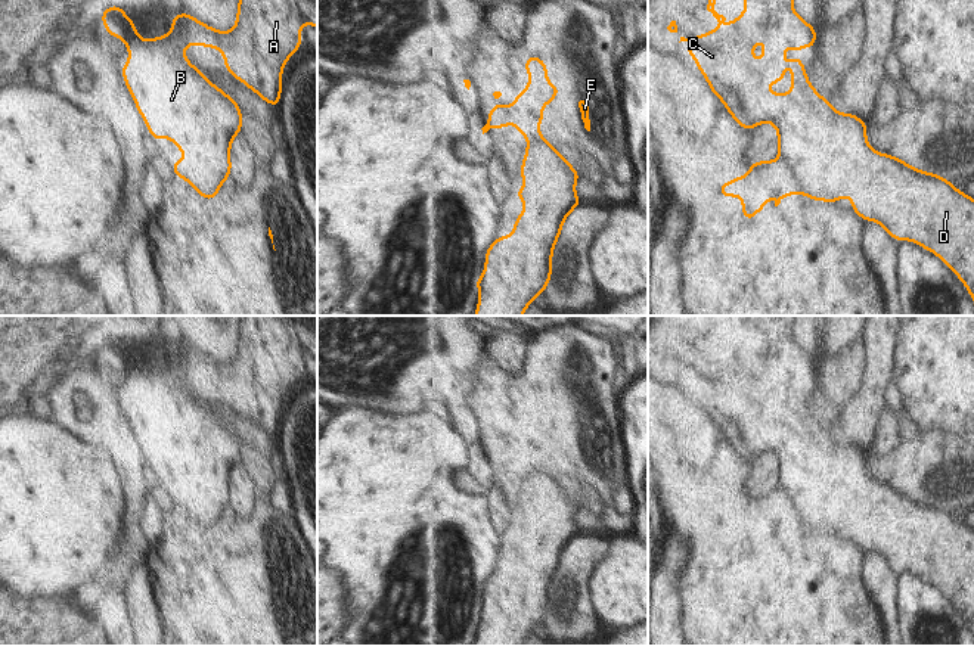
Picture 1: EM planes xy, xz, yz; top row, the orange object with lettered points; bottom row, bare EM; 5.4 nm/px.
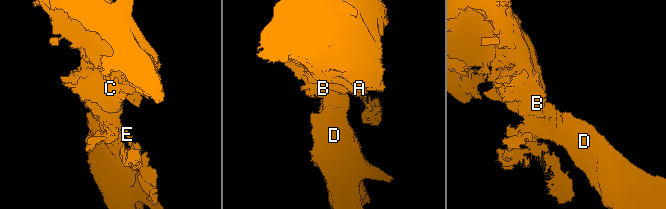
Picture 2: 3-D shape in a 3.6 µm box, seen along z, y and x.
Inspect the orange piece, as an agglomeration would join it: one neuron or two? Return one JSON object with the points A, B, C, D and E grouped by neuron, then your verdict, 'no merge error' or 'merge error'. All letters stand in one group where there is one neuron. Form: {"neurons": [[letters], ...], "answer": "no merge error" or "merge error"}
{"neurons": [["A", "B", "C", "D"], ["E"]], "answer": "merge error"}

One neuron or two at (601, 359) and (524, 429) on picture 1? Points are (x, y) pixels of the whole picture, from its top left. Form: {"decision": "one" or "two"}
{"decision": "one"}

